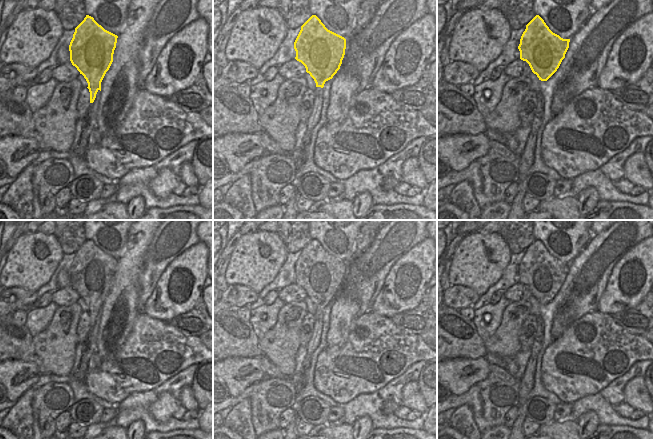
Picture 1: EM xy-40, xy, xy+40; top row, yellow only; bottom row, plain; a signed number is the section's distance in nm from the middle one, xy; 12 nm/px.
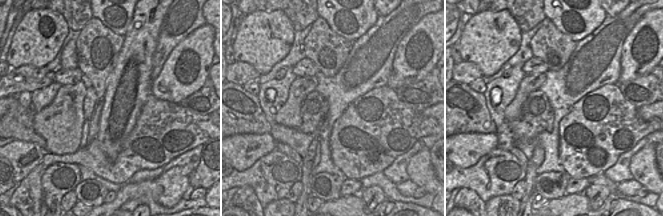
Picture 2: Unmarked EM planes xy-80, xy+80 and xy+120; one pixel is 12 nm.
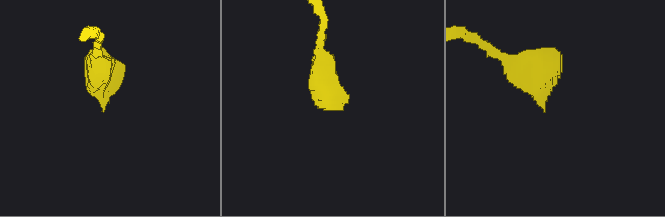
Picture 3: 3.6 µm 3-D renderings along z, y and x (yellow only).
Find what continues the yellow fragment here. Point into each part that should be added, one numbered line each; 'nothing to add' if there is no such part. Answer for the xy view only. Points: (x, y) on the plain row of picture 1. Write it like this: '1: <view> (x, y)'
1: xy (312, 345)

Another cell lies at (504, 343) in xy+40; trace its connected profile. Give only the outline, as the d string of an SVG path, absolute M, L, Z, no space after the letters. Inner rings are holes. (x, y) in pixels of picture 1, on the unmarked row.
M527 301L511 302L502 314L496 332L485 342L488 353L501 358L511 358L521 350L518 335L521 326L530 314L531 304Z

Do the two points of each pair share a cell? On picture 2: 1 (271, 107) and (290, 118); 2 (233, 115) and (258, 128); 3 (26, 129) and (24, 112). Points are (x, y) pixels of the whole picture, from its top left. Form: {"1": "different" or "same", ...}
{"1": "different", "2": "same", "3": "same"}

